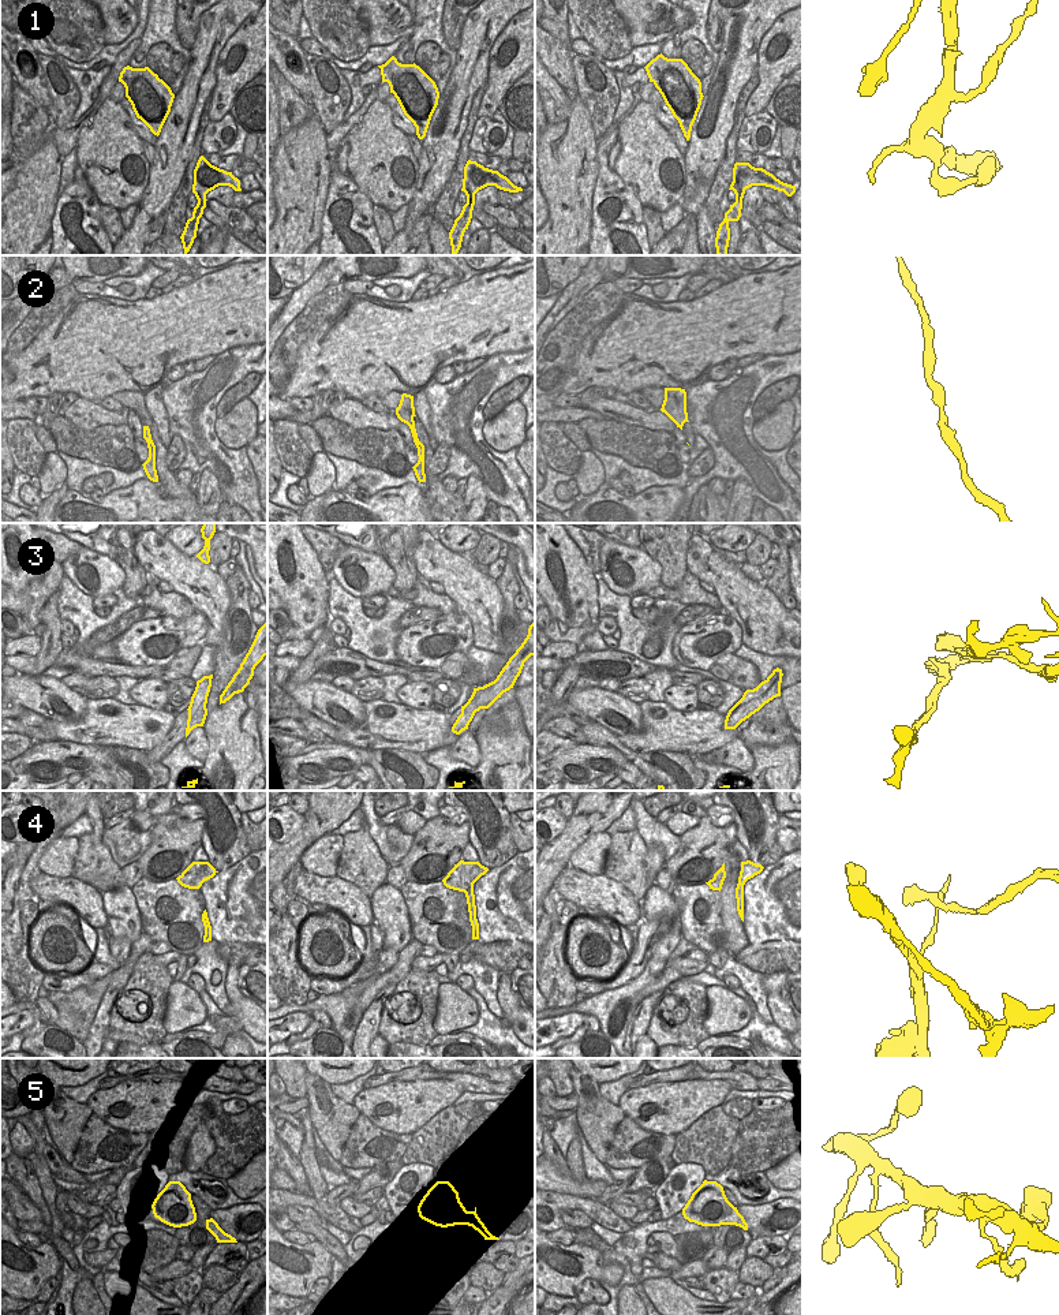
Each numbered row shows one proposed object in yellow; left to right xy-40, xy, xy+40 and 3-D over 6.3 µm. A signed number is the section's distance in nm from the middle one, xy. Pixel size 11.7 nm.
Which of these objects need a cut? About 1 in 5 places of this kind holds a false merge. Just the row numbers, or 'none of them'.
3, 4

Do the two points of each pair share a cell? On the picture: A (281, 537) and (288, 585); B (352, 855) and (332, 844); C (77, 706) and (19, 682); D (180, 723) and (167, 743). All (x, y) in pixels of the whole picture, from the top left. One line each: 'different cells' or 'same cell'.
A: same cell
B: different cells
C: same cell
D: same cell

